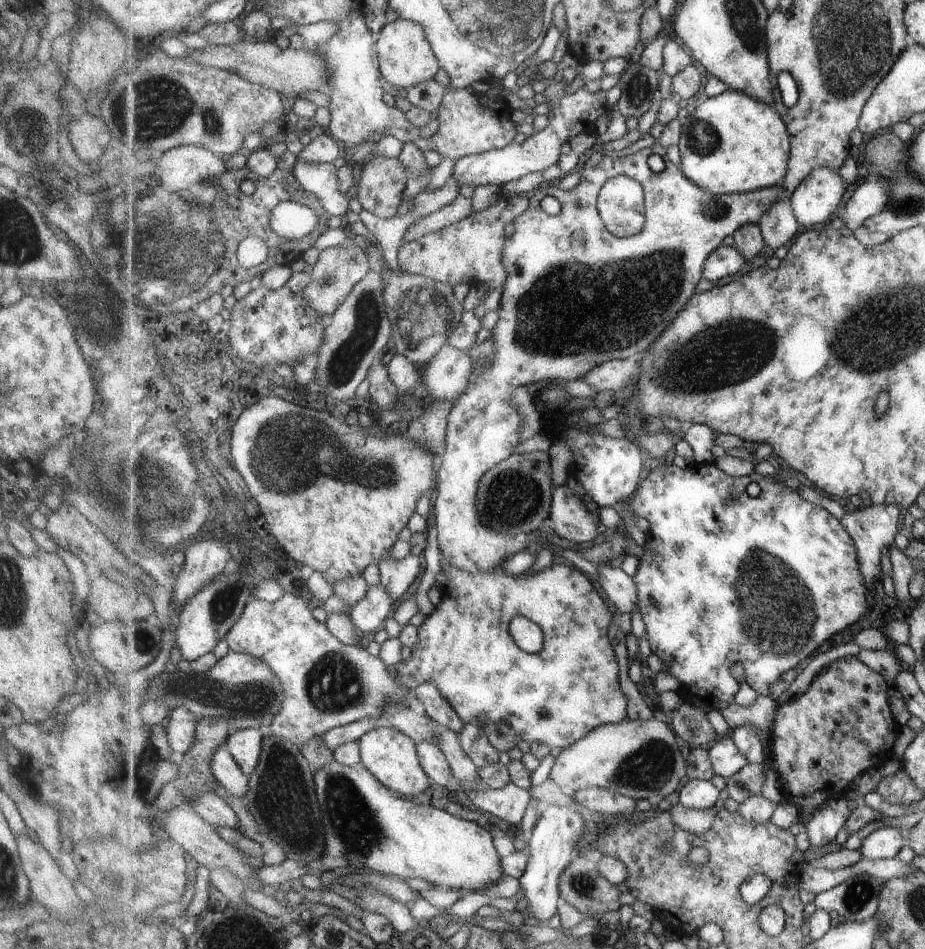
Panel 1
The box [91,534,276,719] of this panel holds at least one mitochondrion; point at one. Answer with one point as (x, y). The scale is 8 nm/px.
(223, 601)

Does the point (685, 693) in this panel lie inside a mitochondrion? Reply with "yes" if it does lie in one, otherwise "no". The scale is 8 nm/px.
no

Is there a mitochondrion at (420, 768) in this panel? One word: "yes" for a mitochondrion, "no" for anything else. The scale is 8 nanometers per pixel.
no

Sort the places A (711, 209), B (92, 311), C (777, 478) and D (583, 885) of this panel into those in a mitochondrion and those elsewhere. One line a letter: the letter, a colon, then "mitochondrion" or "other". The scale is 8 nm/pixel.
A: mitochondrion
B: mitochondrion
C: other
D: mitochondrion

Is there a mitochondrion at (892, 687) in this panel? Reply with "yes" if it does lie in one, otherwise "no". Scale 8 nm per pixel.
no

